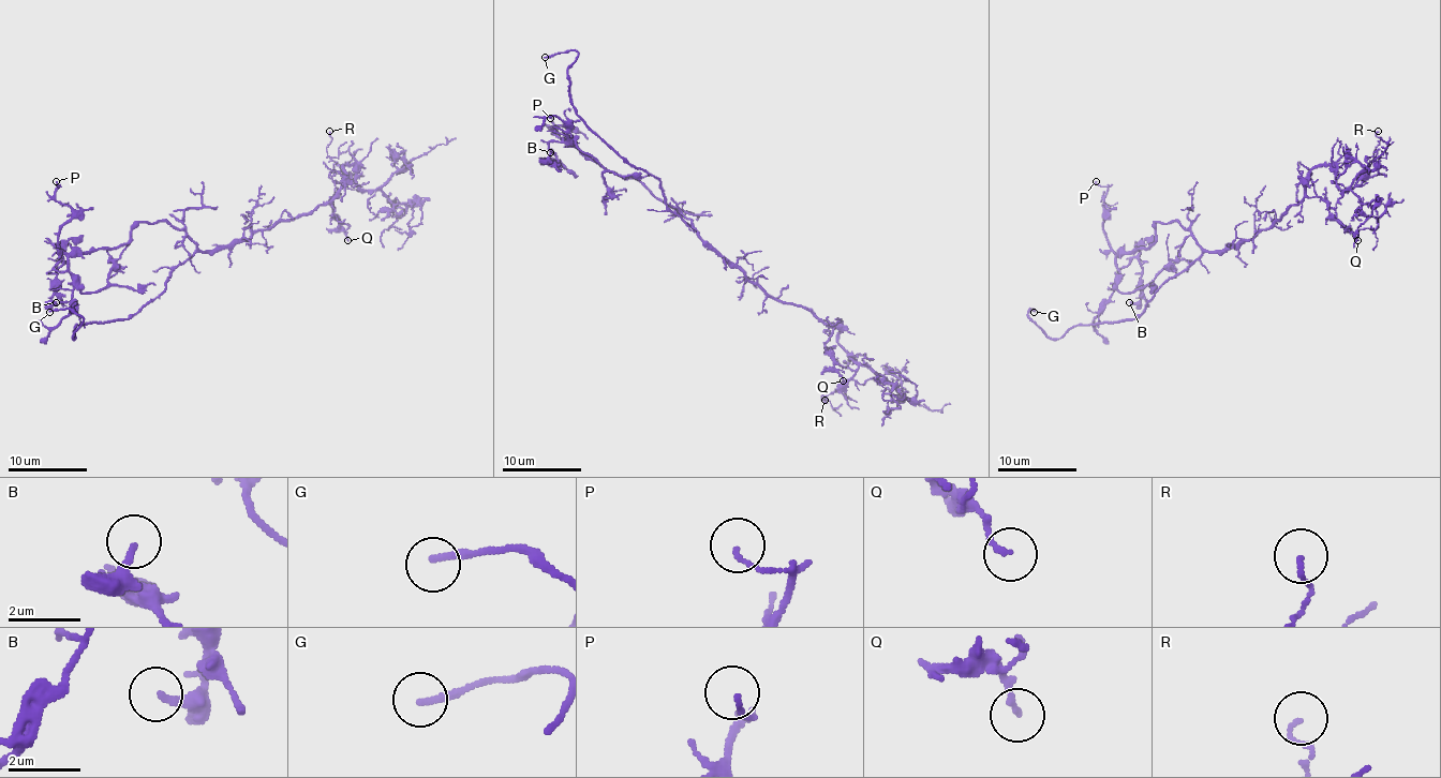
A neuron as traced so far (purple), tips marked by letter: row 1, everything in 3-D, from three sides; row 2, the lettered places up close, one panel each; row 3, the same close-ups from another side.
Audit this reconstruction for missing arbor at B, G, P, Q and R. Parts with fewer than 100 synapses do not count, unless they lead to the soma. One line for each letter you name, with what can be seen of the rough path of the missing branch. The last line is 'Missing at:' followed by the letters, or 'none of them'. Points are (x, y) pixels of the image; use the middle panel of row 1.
Missing at: G

